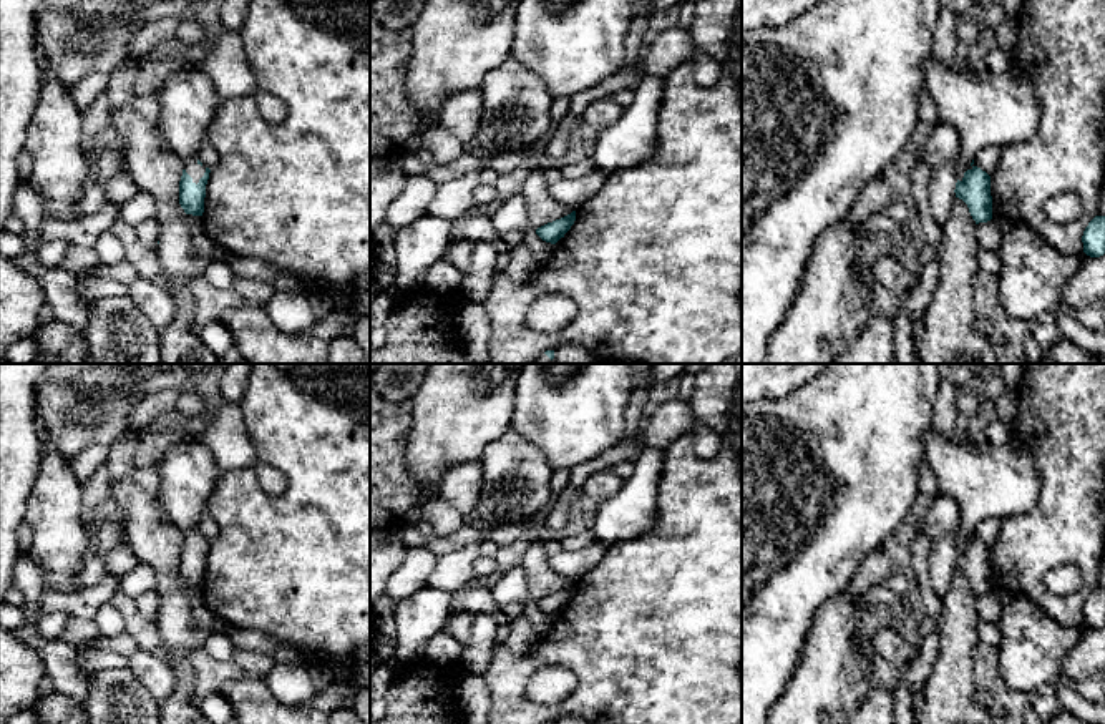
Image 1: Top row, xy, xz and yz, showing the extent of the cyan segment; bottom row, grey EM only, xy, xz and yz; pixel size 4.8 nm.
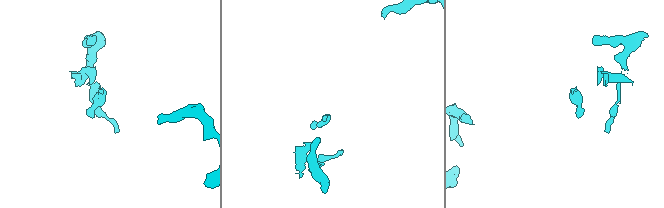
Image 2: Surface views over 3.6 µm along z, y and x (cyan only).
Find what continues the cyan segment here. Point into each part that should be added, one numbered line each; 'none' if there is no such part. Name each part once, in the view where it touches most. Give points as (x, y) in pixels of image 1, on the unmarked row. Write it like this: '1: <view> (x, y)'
1: xy (188, 472)

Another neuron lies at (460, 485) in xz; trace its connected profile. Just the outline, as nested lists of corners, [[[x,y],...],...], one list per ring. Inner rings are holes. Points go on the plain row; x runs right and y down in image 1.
[[[463,462],[446,468],[438,482],[438,497],[451,503],[468,520],[473,516],[483,482],[481,462]]]

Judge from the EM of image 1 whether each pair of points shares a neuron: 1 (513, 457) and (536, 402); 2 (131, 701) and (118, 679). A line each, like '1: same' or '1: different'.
1: different
2: same

